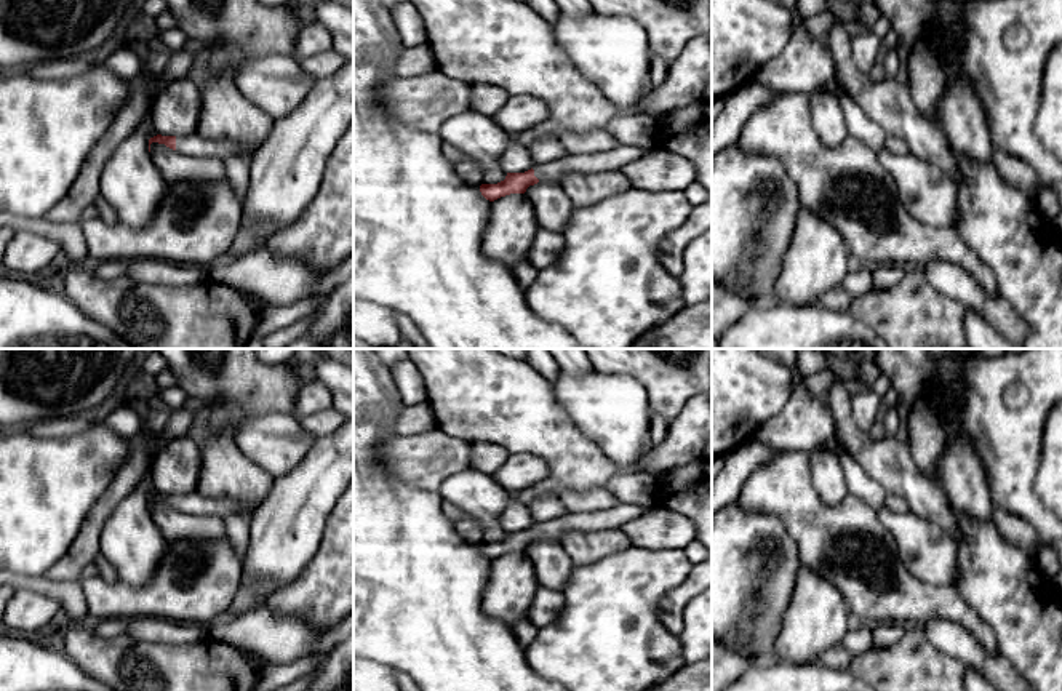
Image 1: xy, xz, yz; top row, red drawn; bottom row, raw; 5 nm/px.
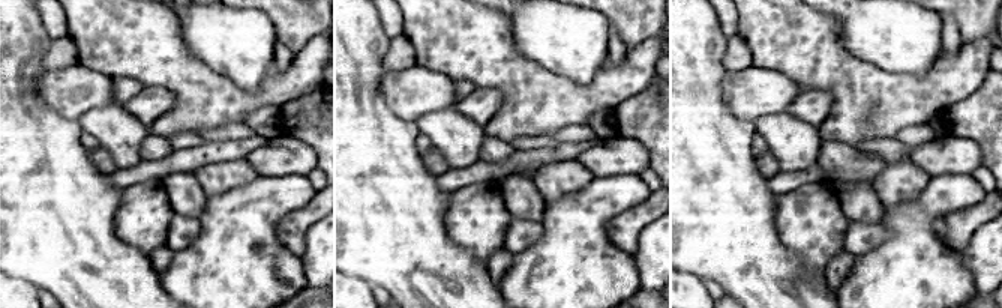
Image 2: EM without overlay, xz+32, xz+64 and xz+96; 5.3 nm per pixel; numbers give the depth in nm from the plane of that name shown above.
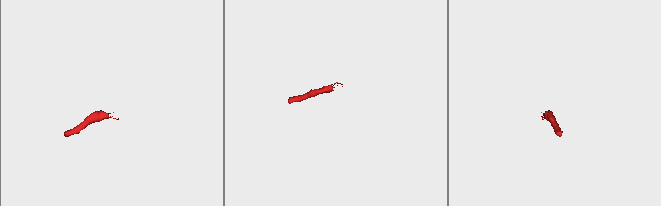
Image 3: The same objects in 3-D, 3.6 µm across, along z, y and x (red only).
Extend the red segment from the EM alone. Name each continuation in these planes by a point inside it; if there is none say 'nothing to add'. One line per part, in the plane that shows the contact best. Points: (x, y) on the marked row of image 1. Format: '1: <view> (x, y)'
1: xy (192, 144)

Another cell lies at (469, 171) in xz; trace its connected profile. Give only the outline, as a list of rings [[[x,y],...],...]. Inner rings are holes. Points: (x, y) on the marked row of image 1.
[[[443,142],[441,152],[454,165],[454,170],[464,182],[472,186],[483,184],[481,168],[472,158],[469,158],[465,154],[462,154],[449,142]]]

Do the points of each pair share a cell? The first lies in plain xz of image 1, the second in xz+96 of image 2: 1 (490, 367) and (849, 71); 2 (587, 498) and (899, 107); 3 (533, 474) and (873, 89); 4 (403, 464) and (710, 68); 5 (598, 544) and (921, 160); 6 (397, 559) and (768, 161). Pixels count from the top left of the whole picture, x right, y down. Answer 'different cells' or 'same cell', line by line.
1: same cell
2: different cells
3: different cells
4: different cells
5: different cells
6: different cells

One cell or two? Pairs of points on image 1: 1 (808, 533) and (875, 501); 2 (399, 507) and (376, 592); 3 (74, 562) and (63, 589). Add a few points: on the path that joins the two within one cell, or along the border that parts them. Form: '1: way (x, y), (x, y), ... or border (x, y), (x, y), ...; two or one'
1: border (850, 493), (866, 501), (875, 511); two
2: way (378, 528), (376, 571); one
3: border (43, 576), (53, 581), (77, 581); two

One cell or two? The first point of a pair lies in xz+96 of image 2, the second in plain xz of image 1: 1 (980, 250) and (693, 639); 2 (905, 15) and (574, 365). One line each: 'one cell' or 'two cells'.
1: one cell
2: two cells

